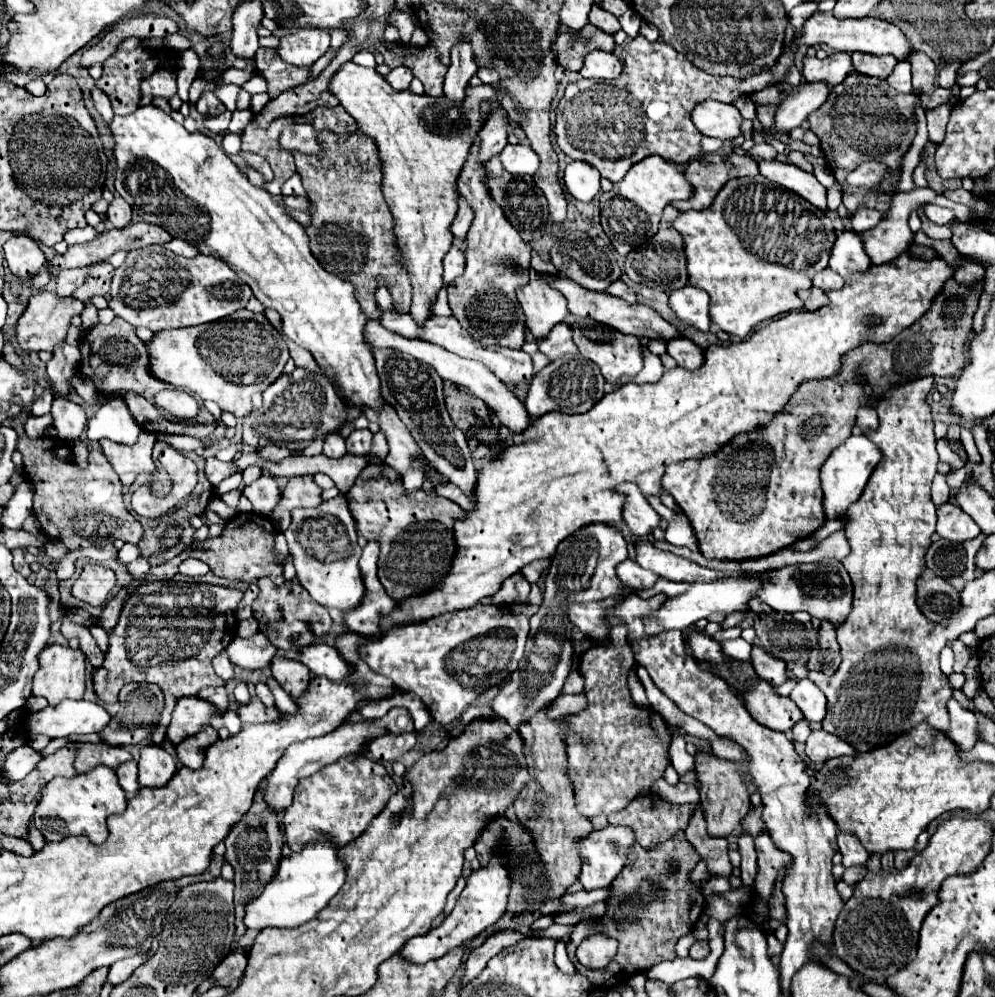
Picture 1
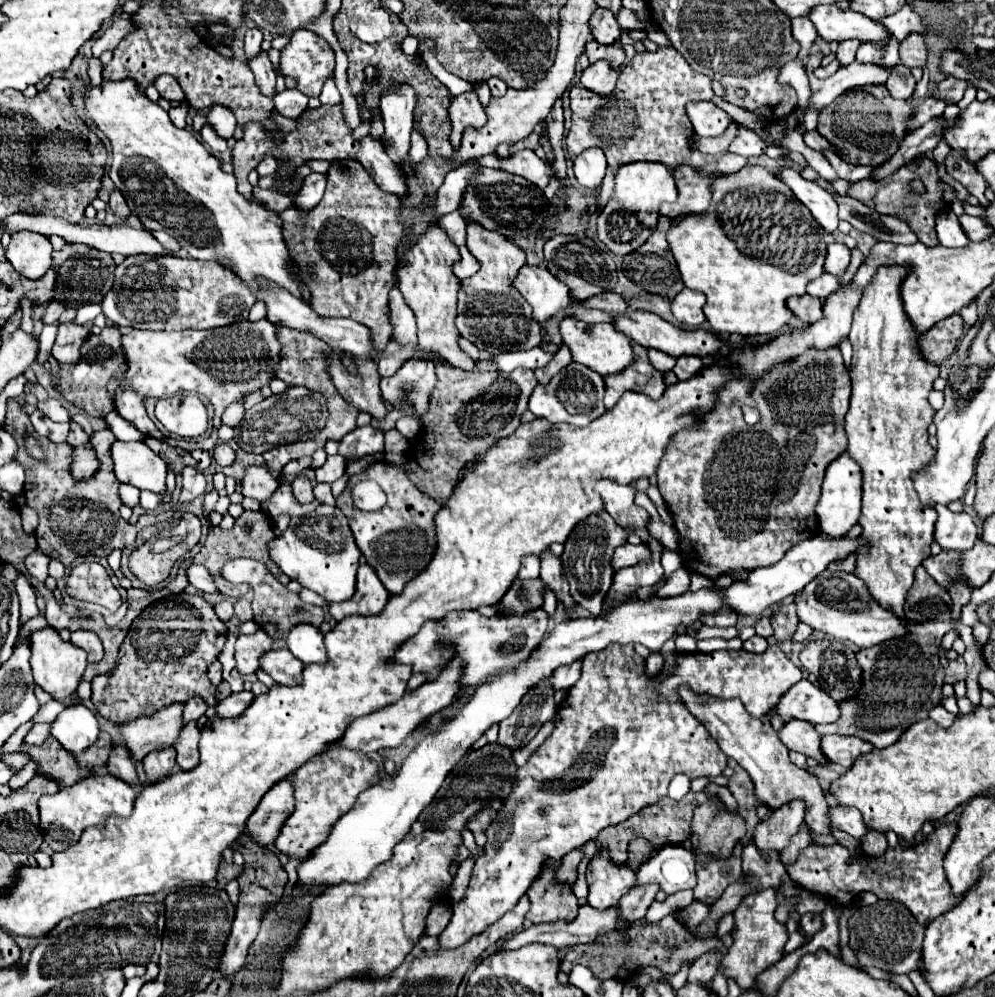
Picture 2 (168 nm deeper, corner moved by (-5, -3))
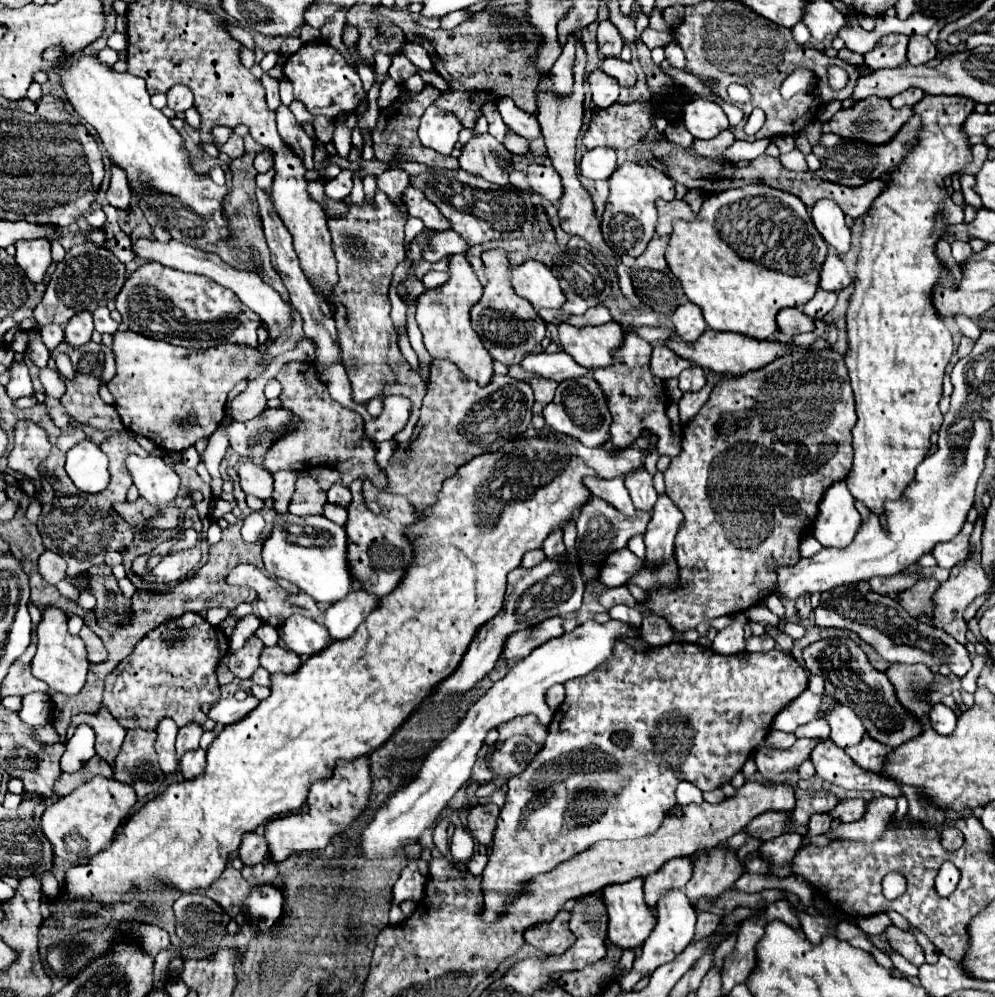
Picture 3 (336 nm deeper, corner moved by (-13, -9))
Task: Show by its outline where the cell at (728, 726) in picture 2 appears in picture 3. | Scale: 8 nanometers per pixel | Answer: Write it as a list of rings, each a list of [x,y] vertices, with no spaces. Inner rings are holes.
[[[800,738],[794,746],[786,750],[770,750],[762,748],[756,752],[756,766],[760,774],[782,774],[786,770],[792,770],[800,766],[806,758],[810,758],[810,752],[818,744],[818,738]]]

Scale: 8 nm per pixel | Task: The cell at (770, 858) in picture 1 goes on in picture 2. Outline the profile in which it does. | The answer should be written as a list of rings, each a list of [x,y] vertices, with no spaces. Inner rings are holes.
[[[796,800],[780,806],[770,814],[770,818],[762,820],[754,830],[754,842],[758,850],[762,850],[762,854],[770,850],[780,854],[790,844],[792,836],[798,834],[804,820],[804,810],[806,806]]]

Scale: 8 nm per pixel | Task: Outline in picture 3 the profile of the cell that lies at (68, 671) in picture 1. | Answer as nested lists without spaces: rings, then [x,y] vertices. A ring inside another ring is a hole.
[[[46,606],[42,610],[42,620],[38,624],[38,650],[32,660],[32,674],[46,682],[52,692],[62,692],[62,694],[78,694],[86,682],[88,674],[88,660],[86,660],[86,648],[80,636],[72,636],[68,632],[68,616],[56,608],[56,606]]]

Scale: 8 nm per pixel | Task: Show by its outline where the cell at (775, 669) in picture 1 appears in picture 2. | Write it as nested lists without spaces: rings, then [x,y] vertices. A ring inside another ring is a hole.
[[[752,636],[750,640],[744,642],[744,650],[748,652],[764,652],[768,648],[768,642],[766,638],[760,638],[760,636]]]

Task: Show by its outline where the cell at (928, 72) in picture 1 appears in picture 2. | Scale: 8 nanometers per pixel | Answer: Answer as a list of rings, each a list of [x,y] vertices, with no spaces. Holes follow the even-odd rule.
[[[910,34],[904,42],[900,42],[900,62],[908,68],[926,66],[926,46],[920,34]]]

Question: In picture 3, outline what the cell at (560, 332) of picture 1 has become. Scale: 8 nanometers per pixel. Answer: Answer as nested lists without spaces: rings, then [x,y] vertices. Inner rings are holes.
[[[532,378],[530,386],[534,390],[534,414],[542,414],[542,408],[554,398],[554,390],[558,384],[546,378]]]

